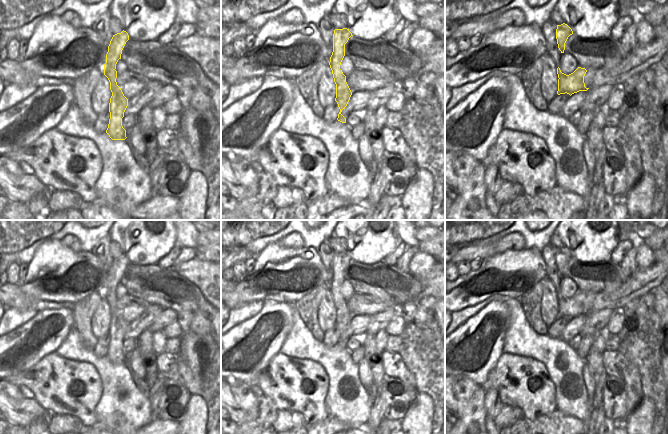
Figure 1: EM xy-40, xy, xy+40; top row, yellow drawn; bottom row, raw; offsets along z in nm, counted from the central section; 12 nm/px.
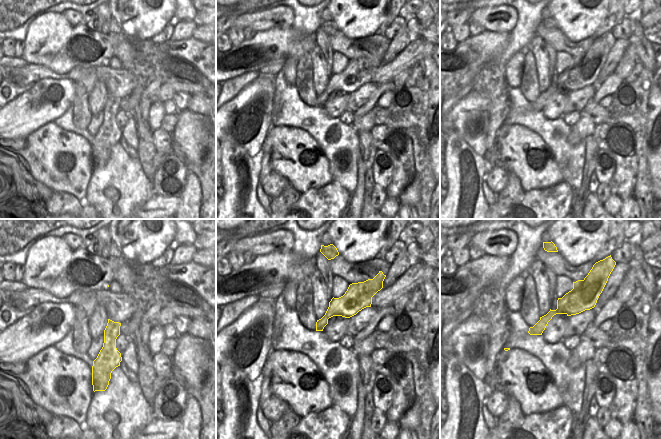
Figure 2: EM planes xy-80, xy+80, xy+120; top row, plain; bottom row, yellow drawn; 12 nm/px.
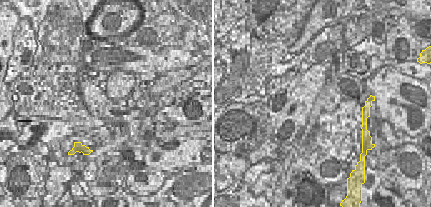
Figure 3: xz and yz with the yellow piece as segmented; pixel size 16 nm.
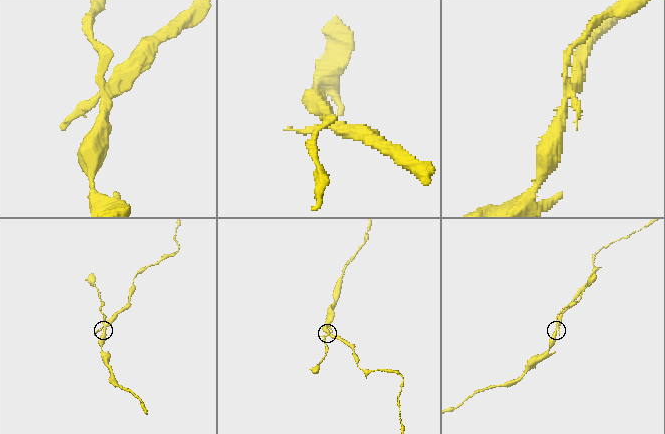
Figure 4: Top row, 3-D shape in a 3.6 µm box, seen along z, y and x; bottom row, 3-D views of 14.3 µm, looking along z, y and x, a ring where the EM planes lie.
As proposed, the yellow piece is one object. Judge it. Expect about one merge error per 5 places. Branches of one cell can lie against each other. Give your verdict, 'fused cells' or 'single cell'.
fused cells

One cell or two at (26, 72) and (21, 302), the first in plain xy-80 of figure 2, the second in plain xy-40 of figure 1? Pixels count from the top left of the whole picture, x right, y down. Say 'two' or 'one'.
one

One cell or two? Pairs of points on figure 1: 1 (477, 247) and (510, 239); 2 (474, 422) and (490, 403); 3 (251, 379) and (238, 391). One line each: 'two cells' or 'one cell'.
1: one cell
2: two cells
3: two cells

